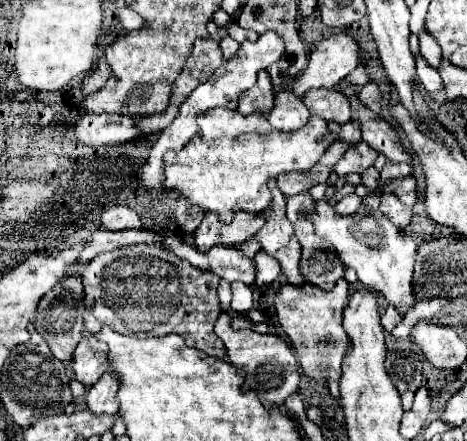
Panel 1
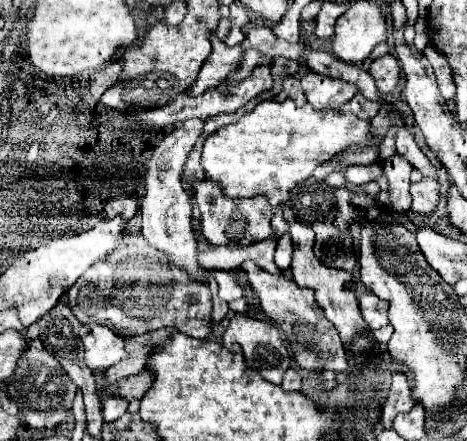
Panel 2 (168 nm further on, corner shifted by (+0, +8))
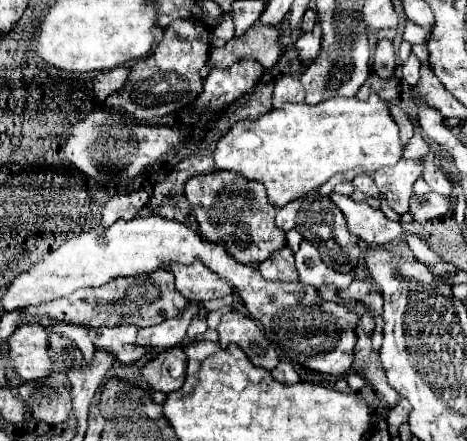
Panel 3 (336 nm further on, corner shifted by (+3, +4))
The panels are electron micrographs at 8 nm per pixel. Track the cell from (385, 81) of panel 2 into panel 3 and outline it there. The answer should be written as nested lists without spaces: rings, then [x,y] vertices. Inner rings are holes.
[[[379,40],[377,48],[375,48],[375,66],[373,66],[373,70],[381,78],[393,76],[393,70],[395,70],[395,50],[393,50],[393,42],[391,40]]]

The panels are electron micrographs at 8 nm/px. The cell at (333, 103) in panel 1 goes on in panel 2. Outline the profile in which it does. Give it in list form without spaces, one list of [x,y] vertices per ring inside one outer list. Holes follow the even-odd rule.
[[[306,72],[302,76],[302,88],[306,94],[306,100],[314,106],[314,110],[326,110],[326,108],[340,108],[348,100],[354,98],[358,88],[354,84],[332,80],[316,72]]]

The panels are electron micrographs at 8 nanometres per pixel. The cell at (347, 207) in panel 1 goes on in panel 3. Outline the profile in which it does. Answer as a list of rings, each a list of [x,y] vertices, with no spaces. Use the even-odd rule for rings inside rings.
[[[399,160],[391,168],[381,168],[375,172],[375,184],[387,204],[397,212],[405,214],[409,210],[409,198],[413,196],[413,184],[423,174],[423,164],[419,160]]]

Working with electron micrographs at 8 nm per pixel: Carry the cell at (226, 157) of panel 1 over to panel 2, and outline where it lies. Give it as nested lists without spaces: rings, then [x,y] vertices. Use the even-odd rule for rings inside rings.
[[[262,100],[236,124],[228,124],[206,136],[200,164],[206,176],[220,184],[226,198],[254,198],[262,194],[272,206],[278,206],[290,200],[292,190],[310,178],[320,162],[334,158],[350,144],[362,146],[368,138],[370,124],[354,114],[340,114],[338,110],[316,112],[310,104],[298,108],[292,100],[282,104]]]

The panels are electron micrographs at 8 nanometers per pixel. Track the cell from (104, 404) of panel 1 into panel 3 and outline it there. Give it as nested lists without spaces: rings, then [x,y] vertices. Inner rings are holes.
[[[189,302],[181,316],[163,320],[161,324],[155,324],[155,326],[149,326],[149,328],[141,328],[139,334],[137,334],[139,336],[137,344],[151,346],[153,350],[159,350],[159,352],[181,344],[187,328],[189,328],[189,322],[197,314],[197,310],[199,310],[199,306],[195,302]]]

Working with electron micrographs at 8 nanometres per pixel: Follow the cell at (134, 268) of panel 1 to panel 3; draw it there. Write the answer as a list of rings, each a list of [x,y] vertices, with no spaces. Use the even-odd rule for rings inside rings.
[[[157,270],[155,274],[147,274],[147,276],[139,276],[139,278],[117,278],[117,280],[109,282],[109,284],[97,288],[95,292],[87,290],[87,300],[85,300],[85,288],[83,288],[83,290],[73,292],[73,294],[67,296],[67,298],[61,298],[61,300],[57,300],[57,302],[49,302],[49,304],[45,304],[45,306],[39,306],[35,312],[33,312],[33,310],[29,310],[29,312],[31,312],[31,314],[47,312],[47,314],[53,316],[53,318],[57,316],[59,320],[81,322],[81,324],[89,324],[89,326],[119,326],[119,324],[129,322],[129,324],[137,324],[137,326],[145,328],[145,326],[159,324],[159,322],[163,322],[163,320],[167,320],[167,318],[179,316],[179,314],[185,310],[187,298],[183,298],[183,296],[175,290],[173,280],[175,280],[175,278],[173,278],[169,272],[165,272],[165,270]]]

